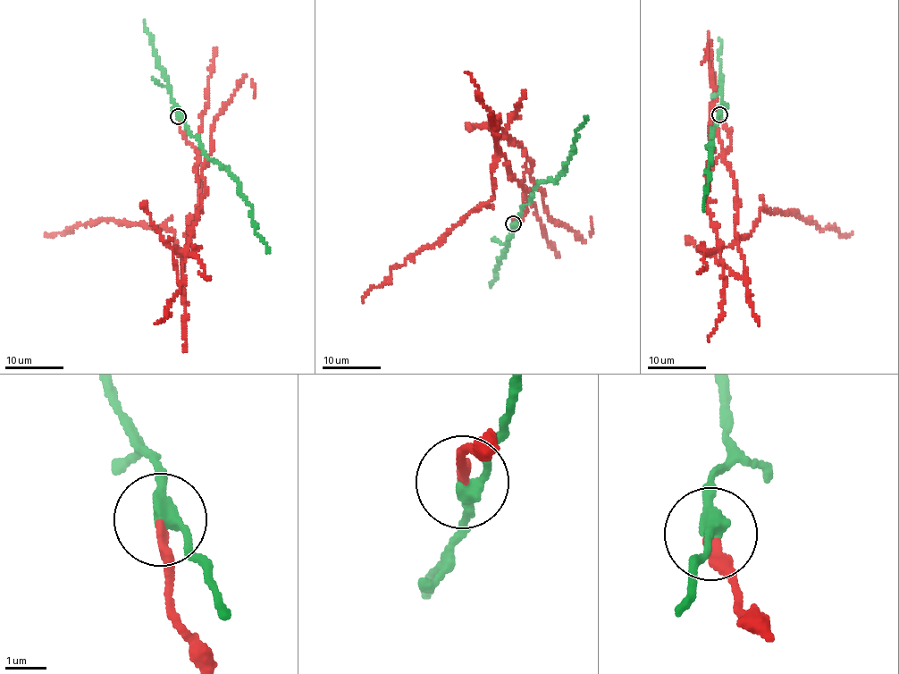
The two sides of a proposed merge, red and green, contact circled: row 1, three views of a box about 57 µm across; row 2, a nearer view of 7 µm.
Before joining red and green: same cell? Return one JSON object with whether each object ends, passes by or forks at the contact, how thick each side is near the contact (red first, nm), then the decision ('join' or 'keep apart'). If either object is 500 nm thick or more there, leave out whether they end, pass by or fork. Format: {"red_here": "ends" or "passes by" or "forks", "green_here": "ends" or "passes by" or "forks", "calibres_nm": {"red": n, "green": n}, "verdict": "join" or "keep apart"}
{"red_here": "ends", "green_here": "passes by", "calibres_nm": {"red": 240, "green": 320}, "verdict": "keep apart"}

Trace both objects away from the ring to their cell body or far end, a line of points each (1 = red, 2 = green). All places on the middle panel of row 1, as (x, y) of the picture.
1: (513, 223), (527, 211), (527, 189), (498, 149), (503, 135), (525, 150), (551, 220), (583, 238), (592, 217)
2: (513, 223), (533, 188), (565, 171), (575, 150), (575, 130), (586, 115)

